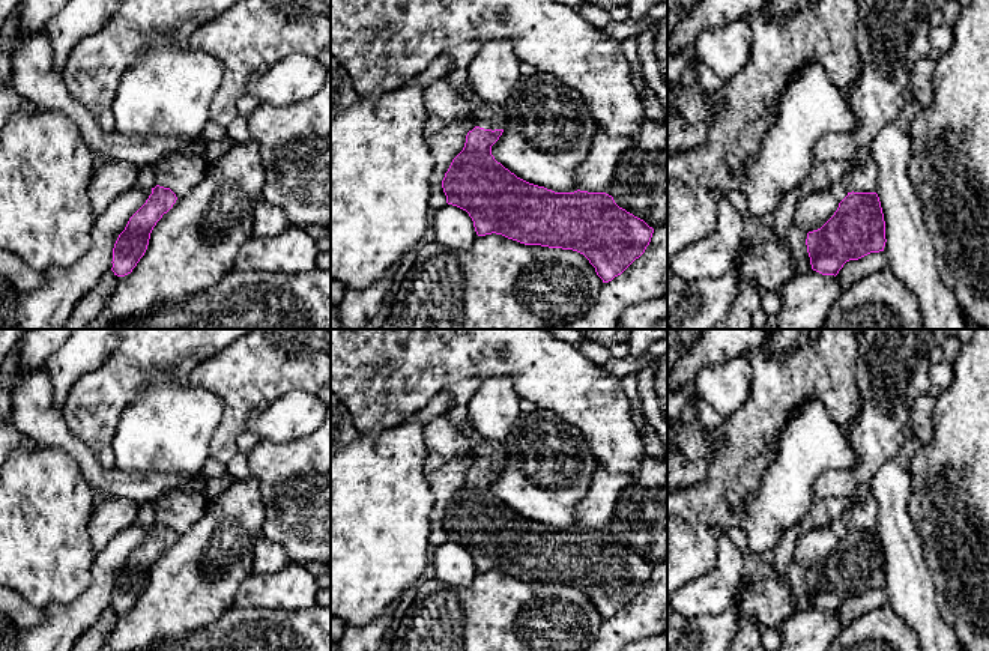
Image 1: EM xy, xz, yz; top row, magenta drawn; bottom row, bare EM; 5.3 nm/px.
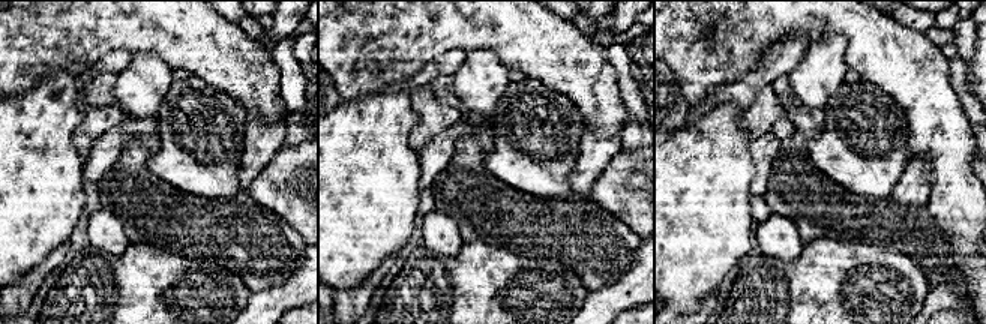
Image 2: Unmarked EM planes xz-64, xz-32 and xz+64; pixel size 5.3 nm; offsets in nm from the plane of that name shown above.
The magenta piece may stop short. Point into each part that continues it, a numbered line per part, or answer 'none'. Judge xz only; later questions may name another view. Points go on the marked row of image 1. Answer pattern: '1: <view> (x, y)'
1: xz (490, 116)

